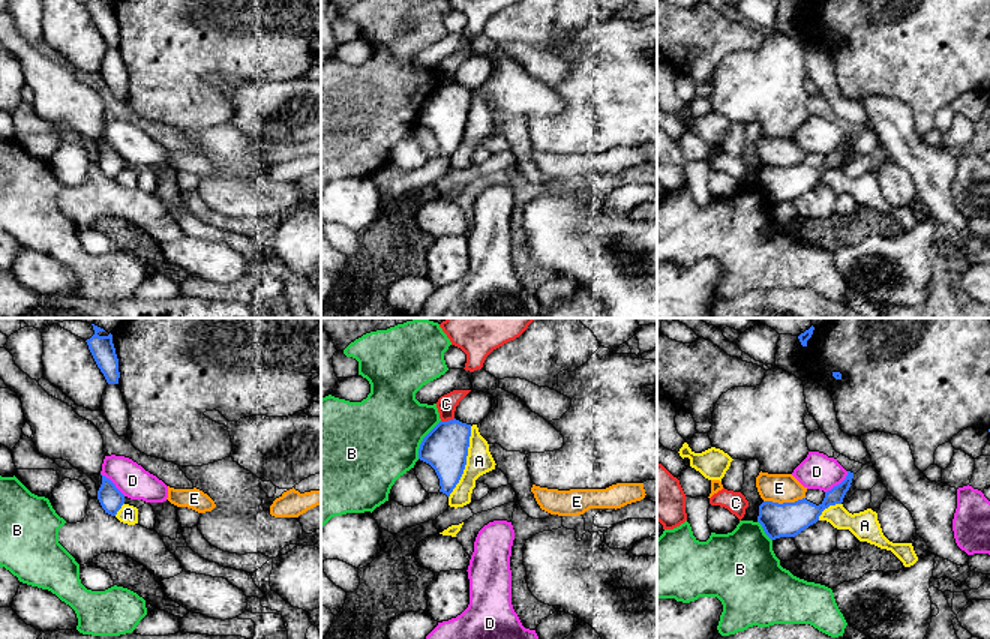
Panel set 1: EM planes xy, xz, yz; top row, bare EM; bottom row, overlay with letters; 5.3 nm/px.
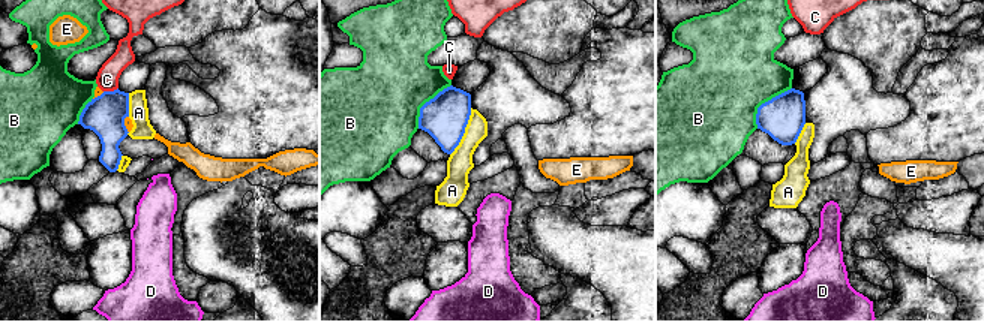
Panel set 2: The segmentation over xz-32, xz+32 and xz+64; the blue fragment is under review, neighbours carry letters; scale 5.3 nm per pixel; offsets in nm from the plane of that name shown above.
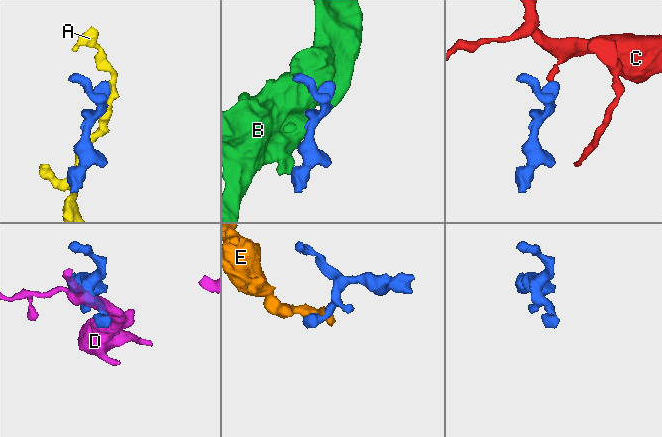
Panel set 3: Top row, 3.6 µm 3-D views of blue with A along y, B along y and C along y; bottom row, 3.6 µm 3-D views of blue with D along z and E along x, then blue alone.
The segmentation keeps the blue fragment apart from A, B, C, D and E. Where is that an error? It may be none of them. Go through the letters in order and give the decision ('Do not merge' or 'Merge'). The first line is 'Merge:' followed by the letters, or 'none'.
Merge: none
A: Do not merge
B: Do not merge
C: Do not merge
D: Do not merge
E: Do not merge

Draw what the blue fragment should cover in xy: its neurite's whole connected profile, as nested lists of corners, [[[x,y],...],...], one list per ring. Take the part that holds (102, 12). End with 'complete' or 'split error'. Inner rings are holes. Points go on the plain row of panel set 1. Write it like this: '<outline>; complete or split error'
[[[92,0],[86,6],[106,46],[118,48],[118,22],[112,8],[112,0]]]; complete

